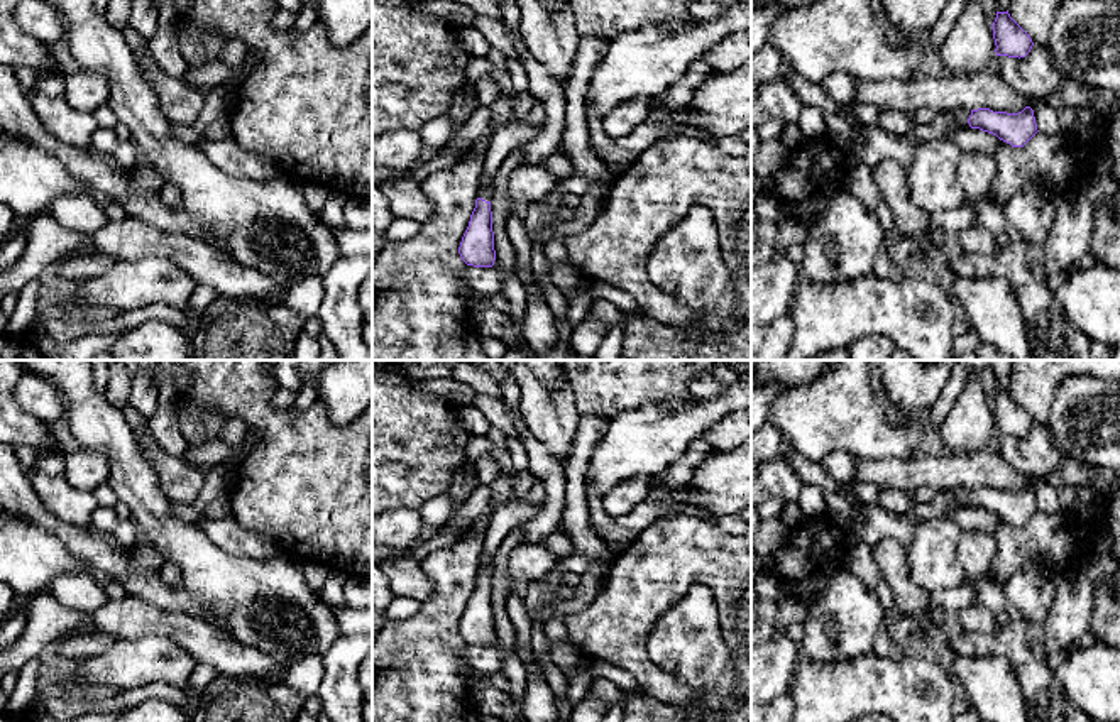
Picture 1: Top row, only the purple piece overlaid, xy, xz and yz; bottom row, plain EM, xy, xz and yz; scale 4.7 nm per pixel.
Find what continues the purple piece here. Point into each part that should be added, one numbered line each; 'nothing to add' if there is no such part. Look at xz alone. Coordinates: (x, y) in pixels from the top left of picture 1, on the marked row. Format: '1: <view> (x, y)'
1: xz (486, 191)

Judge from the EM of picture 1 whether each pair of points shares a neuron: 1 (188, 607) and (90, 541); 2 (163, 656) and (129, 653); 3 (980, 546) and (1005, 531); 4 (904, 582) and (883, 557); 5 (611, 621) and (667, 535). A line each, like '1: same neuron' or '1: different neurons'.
1: same neuron
2: same neuron
3: different neurons
4: same neuron
5: same neuron

